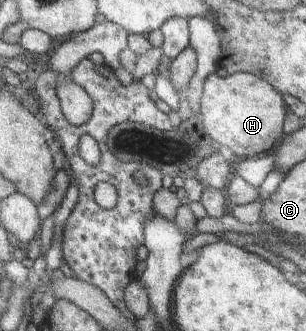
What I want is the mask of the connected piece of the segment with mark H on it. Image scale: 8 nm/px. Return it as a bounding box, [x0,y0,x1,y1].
[199,72,286,160]

